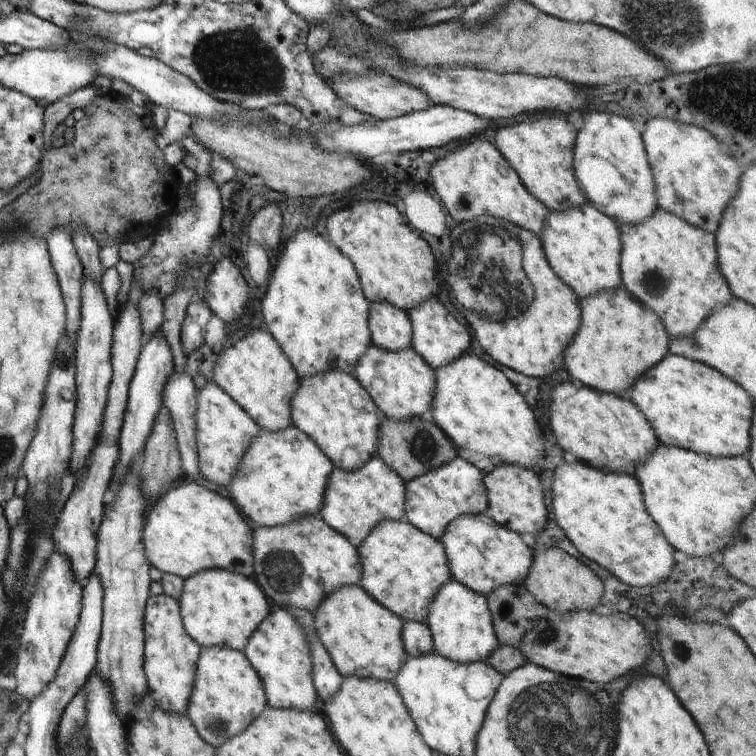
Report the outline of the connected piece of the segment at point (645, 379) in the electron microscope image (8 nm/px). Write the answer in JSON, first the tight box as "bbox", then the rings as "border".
{"bbox":[626,354,754,457],"border":[[[667,354],[637,379],[626,398],[648,419],[660,444],[711,457],[744,457],[750,450],[754,402],[739,384],[707,364]]]}

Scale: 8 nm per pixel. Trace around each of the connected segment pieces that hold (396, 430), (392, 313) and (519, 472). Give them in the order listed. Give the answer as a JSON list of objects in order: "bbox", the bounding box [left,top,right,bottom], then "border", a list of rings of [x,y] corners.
[{"bbox":[376,412,458,483],"border":[[[379,412],[378,418],[379,445],[376,455],[405,483],[458,458],[451,440],[430,417],[412,417],[408,421],[394,421]]]},{"bbox":[368,301,413,352],"border":[[[384,301],[371,302],[368,322],[378,348],[398,352],[412,347],[413,326],[405,310]]]},{"bbox":[483,465,549,535],"border":[[[500,465],[484,475],[483,481],[488,495],[488,508],[484,514],[494,522],[518,534],[540,535],[549,522],[548,508],[544,500],[544,488],[538,474],[532,469],[518,465]]]}]

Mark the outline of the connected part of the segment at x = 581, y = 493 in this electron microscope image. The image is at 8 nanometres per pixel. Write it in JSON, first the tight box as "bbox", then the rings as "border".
{"bbox":[552,461,677,587],"border":[[[580,461],[575,464],[562,464],[554,474],[552,496],[555,521],[580,554],[611,572],[620,582],[629,587],[656,586],[669,578],[677,561],[676,550],[666,540],[660,527],[647,511],[641,484],[635,476],[604,472]]]}

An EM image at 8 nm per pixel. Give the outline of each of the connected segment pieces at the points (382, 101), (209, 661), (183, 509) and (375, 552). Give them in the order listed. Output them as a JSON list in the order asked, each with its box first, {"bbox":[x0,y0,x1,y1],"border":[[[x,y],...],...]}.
[{"bbox":[331,75,434,120],"border":[[[341,75],[331,79],[333,91],[341,101],[347,102],[364,114],[376,117],[378,120],[395,119],[410,113],[425,111],[434,105],[433,100],[417,86],[402,82],[393,75],[368,75],[365,77],[351,77]]]},{"bbox":[185,647,268,749],"border":[[[202,647],[196,665],[196,680],[185,714],[198,734],[215,749],[238,736],[268,707],[265,688],[242,651],[228,647]]]},{"bbox":[142,480,256,581],"border":[[[184,480],[170,488],[152,504],[151,508],[147,509],[142,542],[151,566],[156,566],[164,573],[179,576],[184,581],[208,569],[222,569],[252,577],[255,528],[256,525],[243,516],[232,498],[227,498],[190,480]]]},{"bbox":[357,520,452,622],"border":[[[400,520],[382,521],[357,546],[363,570],[358,585],[402,620],[426,622],[433,599],[452,579],[442,542]]]}]

